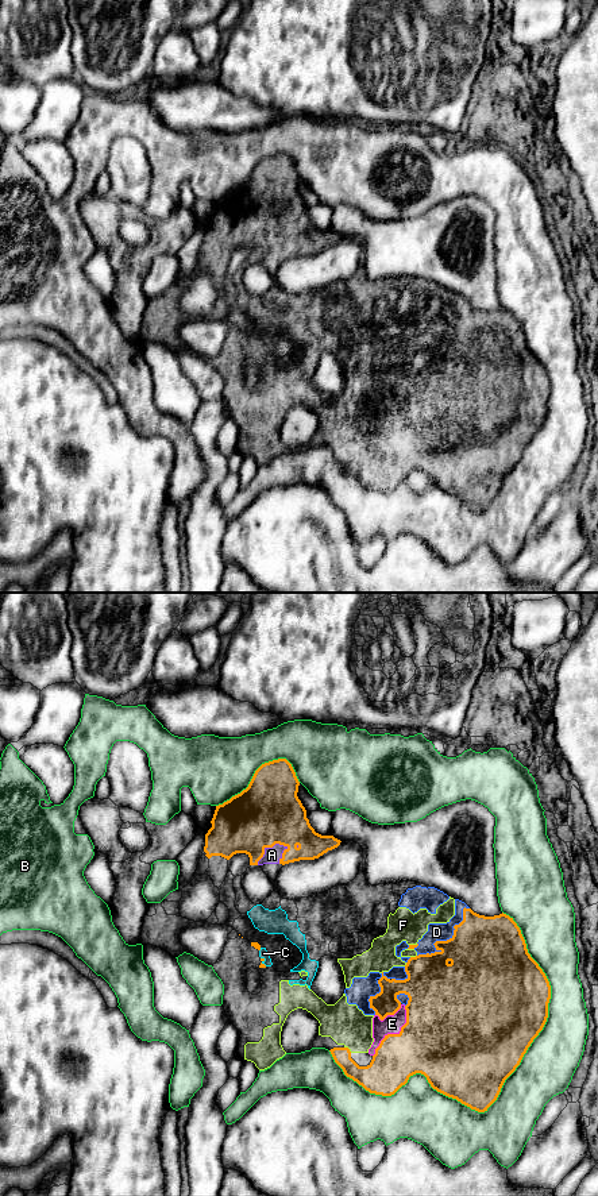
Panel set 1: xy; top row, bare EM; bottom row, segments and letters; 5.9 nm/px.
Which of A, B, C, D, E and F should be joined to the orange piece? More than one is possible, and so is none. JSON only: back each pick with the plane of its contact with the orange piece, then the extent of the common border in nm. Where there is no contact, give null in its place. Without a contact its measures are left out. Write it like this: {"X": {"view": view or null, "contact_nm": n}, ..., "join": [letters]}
{"A": {"view": "xy", "contact_nm": 220}, "C": {"view": "xy", "contact_nm": 70}, "D": {"view": "xy", "contact_nm": 420}, "E": {"view": "xy", "contact_nm": 360}, "F": {"view": "xy", "contact_nm": 60}, "join": ["A", "C", "D", "E", "F"]}

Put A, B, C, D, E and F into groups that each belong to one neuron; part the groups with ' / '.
A C D E F / B

